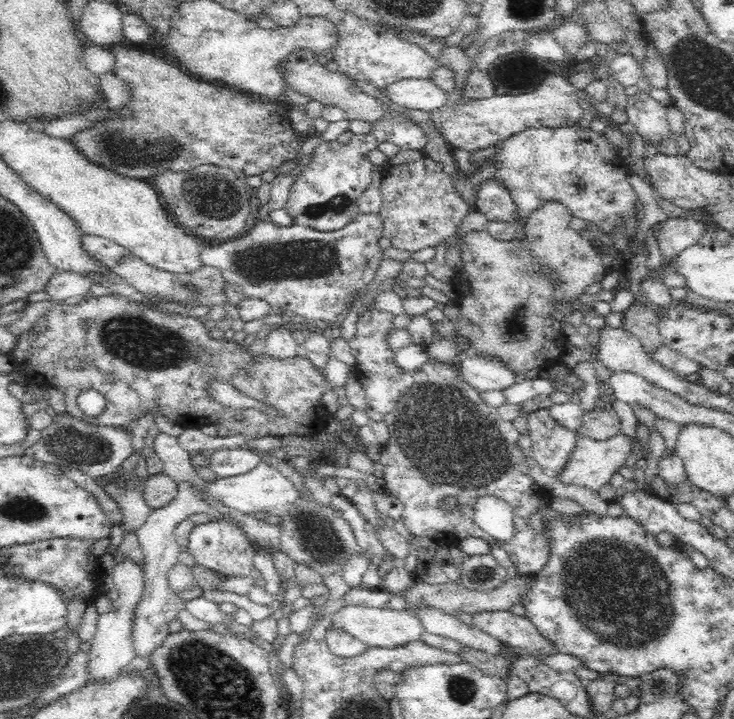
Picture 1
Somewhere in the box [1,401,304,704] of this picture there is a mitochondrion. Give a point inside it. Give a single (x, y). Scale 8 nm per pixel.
(78, 447)

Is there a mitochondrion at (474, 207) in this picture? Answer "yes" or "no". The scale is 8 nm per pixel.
no

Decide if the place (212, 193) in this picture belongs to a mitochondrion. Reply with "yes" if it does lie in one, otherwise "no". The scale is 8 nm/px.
yes

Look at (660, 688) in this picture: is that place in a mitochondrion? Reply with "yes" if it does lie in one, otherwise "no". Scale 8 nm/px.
yes

